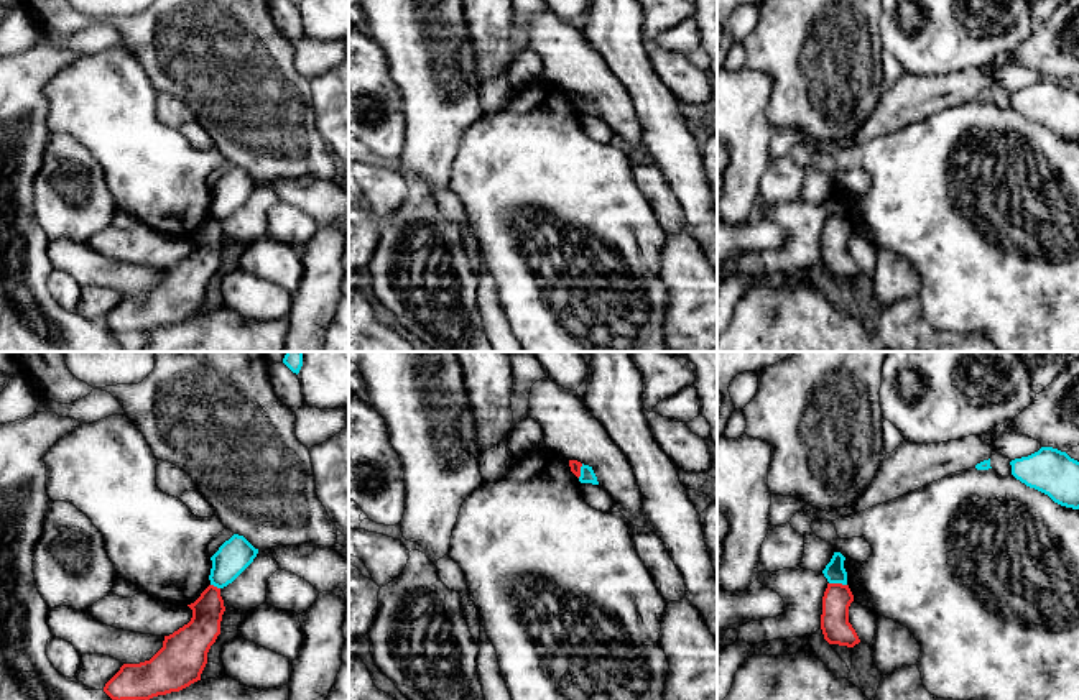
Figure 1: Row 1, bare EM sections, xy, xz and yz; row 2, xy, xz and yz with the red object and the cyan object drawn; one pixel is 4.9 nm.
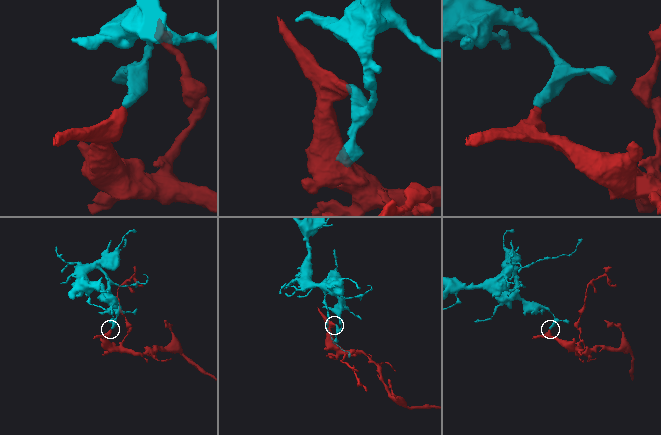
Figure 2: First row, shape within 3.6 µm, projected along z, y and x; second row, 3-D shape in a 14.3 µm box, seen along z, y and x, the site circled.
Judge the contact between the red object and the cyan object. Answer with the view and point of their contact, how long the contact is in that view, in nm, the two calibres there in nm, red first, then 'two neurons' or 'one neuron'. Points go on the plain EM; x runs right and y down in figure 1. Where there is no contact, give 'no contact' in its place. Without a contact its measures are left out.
meets red in yz at (838, 216); contact 90 nm long; 140 nm thick on the red side, 100 nm on the other; two neurons

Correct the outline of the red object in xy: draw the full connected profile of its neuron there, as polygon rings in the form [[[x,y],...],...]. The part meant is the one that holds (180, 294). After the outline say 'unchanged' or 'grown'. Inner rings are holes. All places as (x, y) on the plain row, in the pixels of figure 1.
[[[209,217],[201,228],[188,237],[192,250],[188,256],[164,268],[163,279],[140,296],[123,296],[105,315],[104,324],[117,334],[150,332],[179,324],[201,312],[207,284],[220,266],[225,243],[220,220]]]; unchanged

